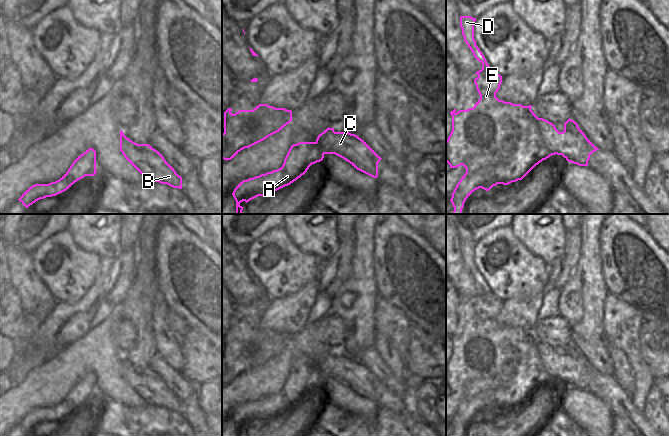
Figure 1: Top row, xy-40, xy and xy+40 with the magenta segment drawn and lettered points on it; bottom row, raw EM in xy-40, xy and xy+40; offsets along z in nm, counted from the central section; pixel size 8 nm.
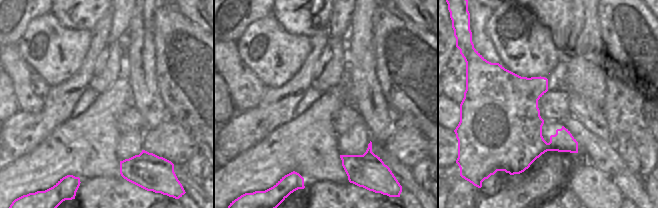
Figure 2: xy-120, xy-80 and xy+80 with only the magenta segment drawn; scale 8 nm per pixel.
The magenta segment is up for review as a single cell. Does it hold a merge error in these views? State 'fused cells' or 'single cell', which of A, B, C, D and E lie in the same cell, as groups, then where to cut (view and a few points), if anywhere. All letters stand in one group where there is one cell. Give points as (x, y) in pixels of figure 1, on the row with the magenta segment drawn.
fused cells | A D E / B C | xy+40 (537, 118), (537, 134), (545, 145), (548, 157)

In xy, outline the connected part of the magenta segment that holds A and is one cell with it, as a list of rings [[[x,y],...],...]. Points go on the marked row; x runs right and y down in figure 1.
[[[299,142],[293,144],[287,153],[281,168],[243,180],[236,186],[232,193],[236,201],[235,214],[242,214],[244,207],[240,205],[241,202],[245,201],[247,203],[258,196],[265,196],[290,185],[304,175],[312,164],[322,161],[323,158],[324,151],[317,142]]]

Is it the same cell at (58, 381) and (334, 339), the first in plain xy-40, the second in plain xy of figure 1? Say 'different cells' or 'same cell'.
different cells

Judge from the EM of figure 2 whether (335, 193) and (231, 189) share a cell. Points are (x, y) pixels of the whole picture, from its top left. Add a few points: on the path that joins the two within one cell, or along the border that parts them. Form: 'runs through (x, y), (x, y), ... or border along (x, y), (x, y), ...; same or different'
border along (327, 180), (315, 180), (305, 188); different

